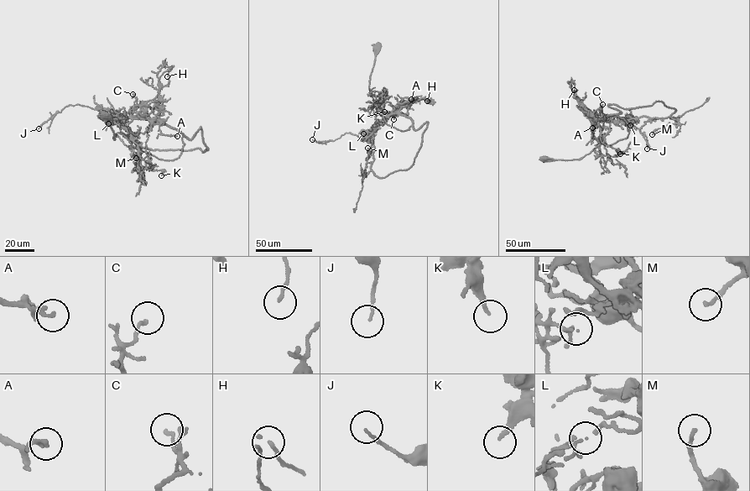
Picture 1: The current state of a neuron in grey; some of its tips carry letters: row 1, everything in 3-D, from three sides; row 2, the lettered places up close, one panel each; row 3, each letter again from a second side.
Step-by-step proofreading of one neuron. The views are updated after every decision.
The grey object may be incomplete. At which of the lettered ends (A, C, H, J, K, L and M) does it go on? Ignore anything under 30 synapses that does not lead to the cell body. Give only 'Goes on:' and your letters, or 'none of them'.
Goes on: none of them

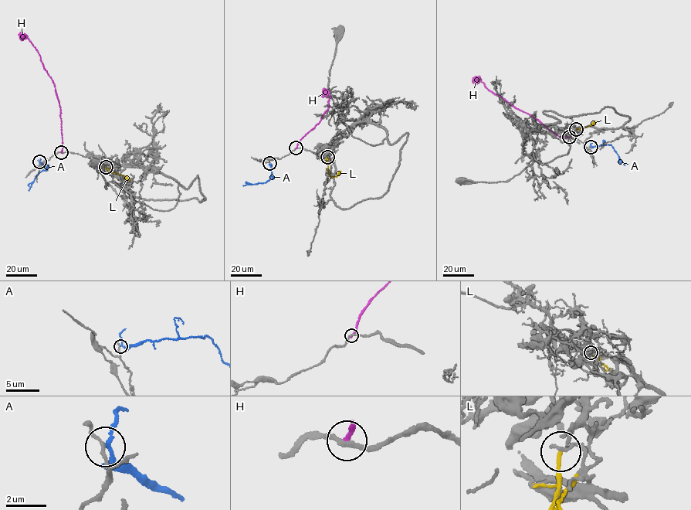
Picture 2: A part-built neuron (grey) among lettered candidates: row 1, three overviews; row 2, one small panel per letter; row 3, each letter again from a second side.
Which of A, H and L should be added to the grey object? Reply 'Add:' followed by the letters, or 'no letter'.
Add: no letter

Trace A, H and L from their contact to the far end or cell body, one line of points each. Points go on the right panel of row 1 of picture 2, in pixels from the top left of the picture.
A: (591, 147), (610, 144), (624, 165)
H: (569, 137), (557, 134), (536, 118), (494, 94), (478, 77), (474, 80)
L: (576, 129), (589, 126), (595, 121), (591, 125)

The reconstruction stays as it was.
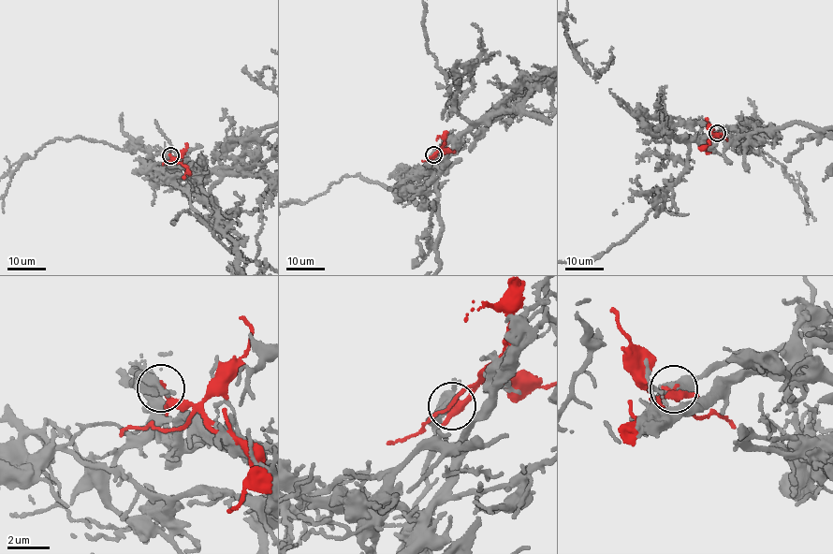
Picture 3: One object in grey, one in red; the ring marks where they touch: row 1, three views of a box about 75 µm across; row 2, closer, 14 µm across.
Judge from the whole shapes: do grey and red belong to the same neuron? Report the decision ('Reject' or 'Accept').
Reject

